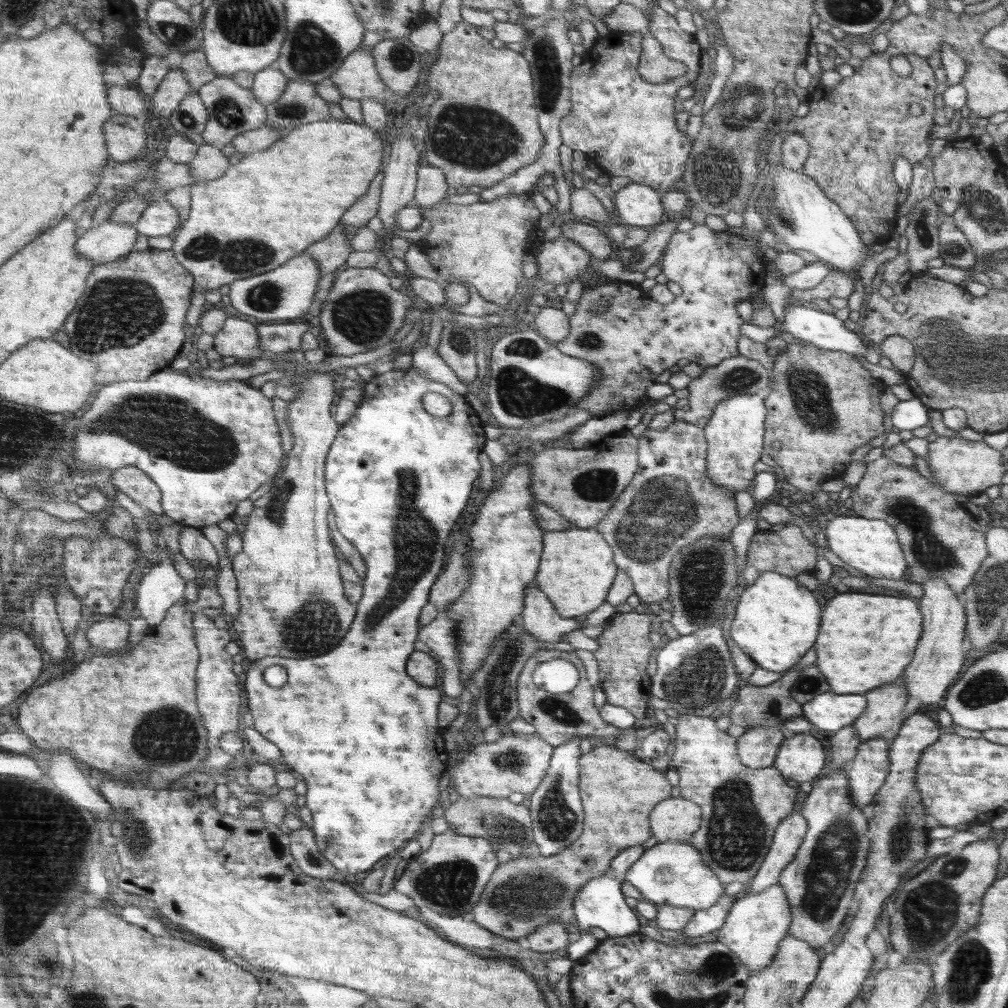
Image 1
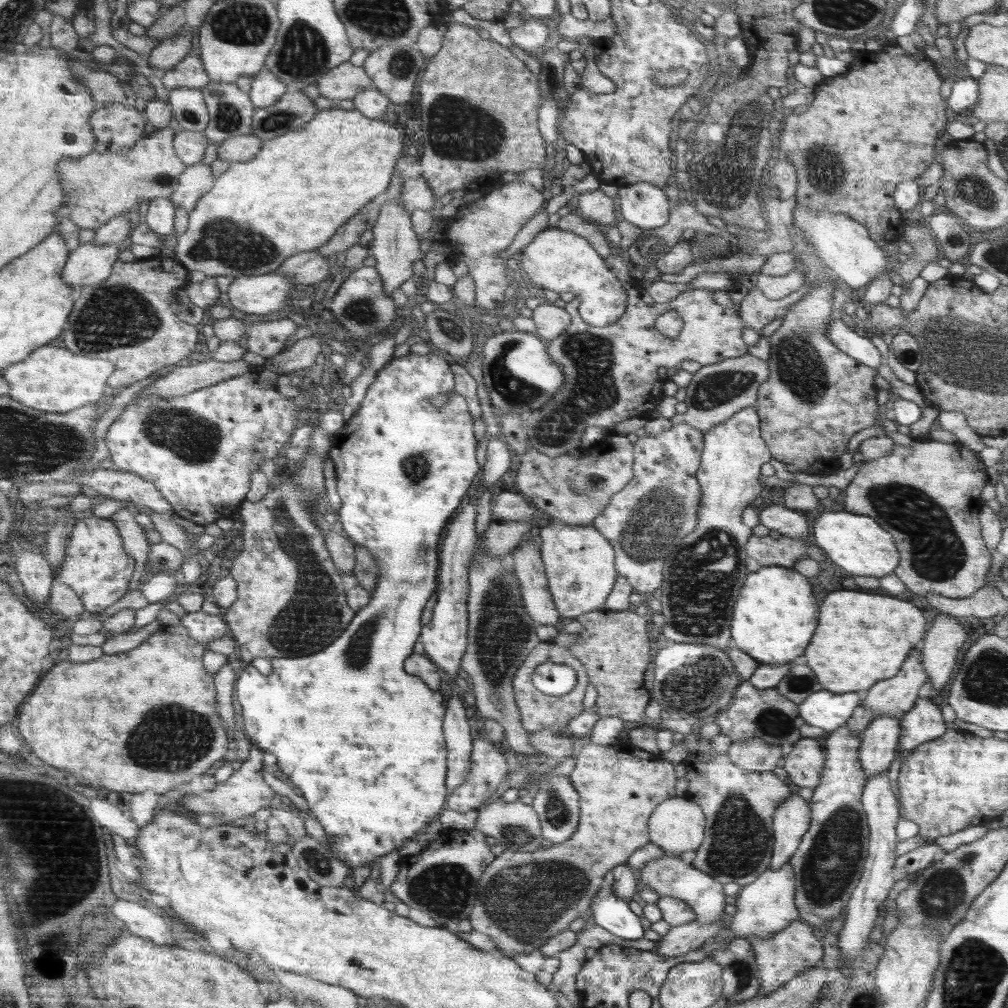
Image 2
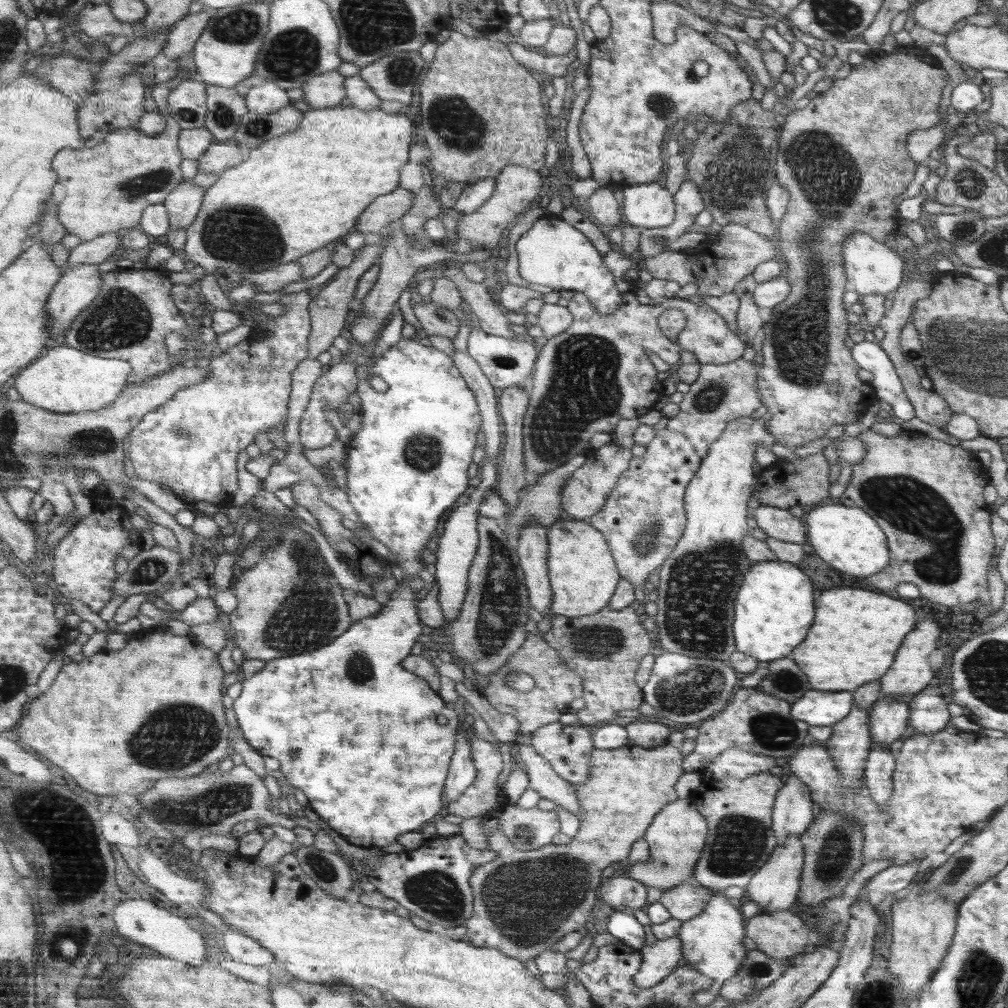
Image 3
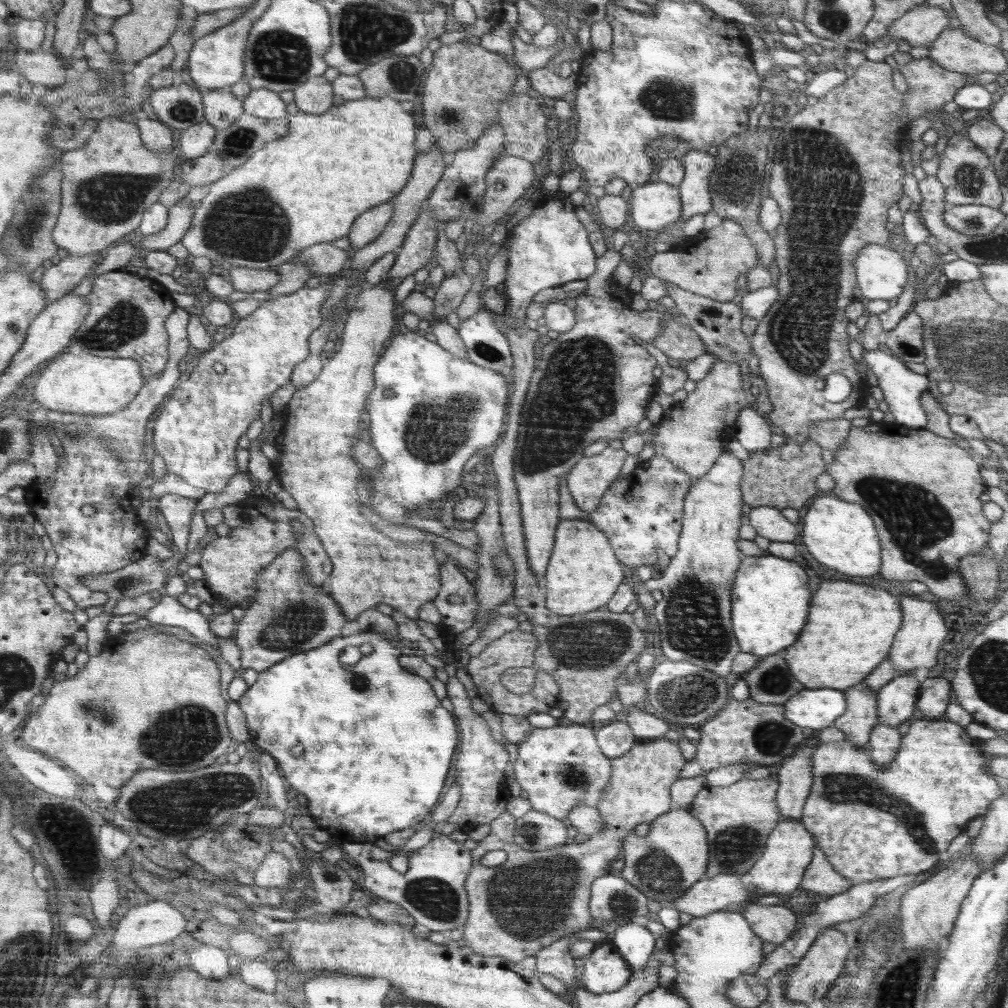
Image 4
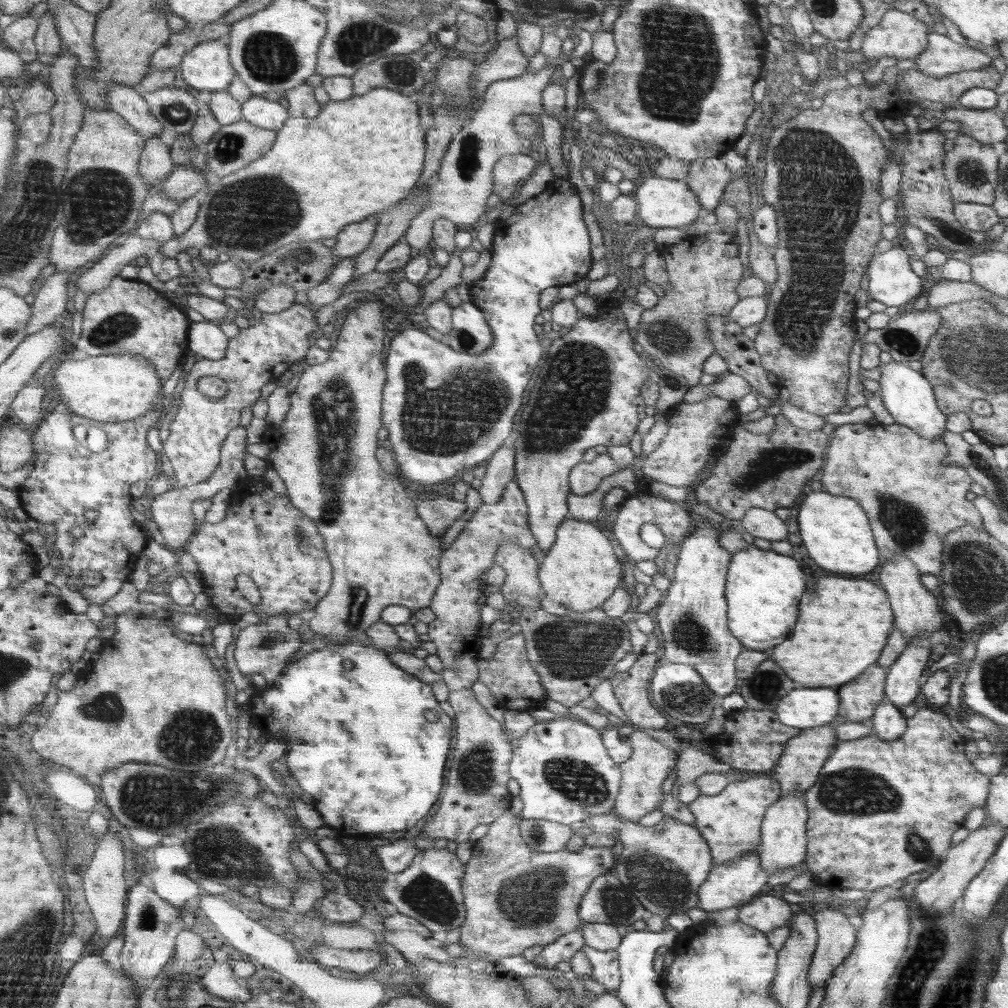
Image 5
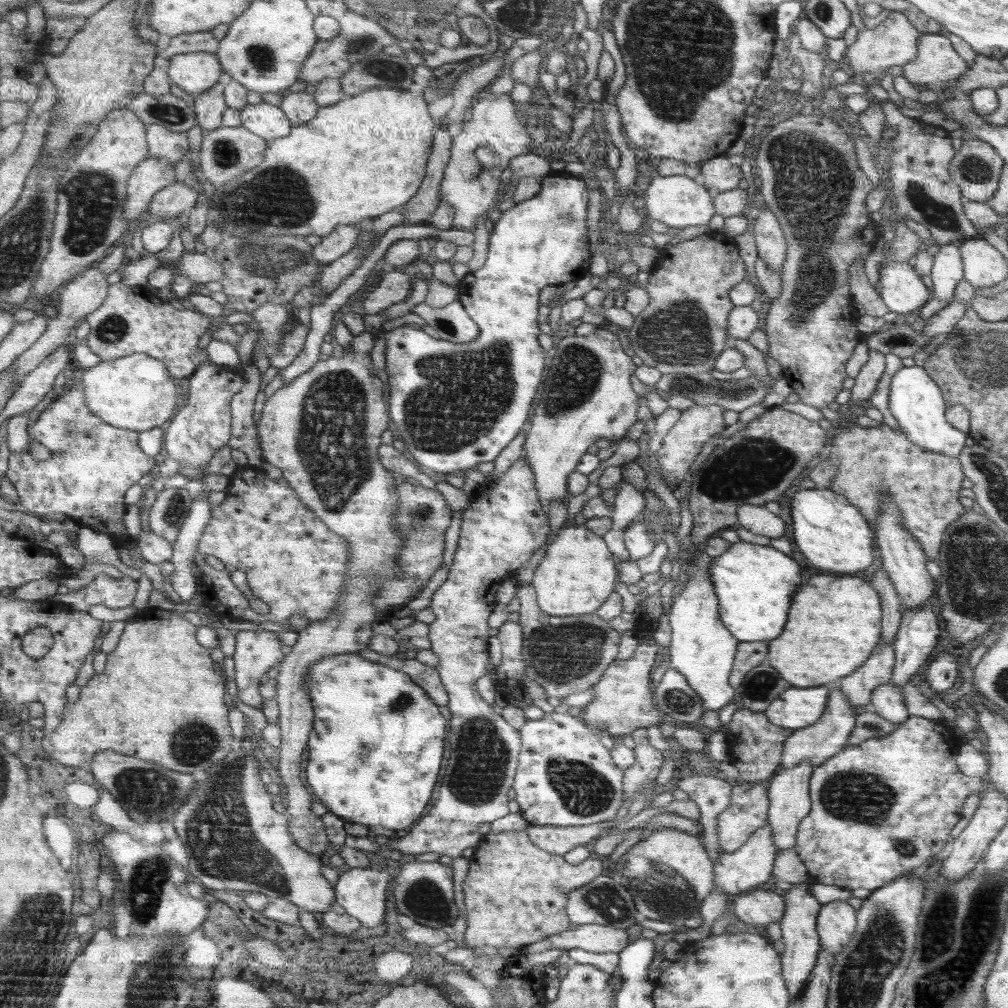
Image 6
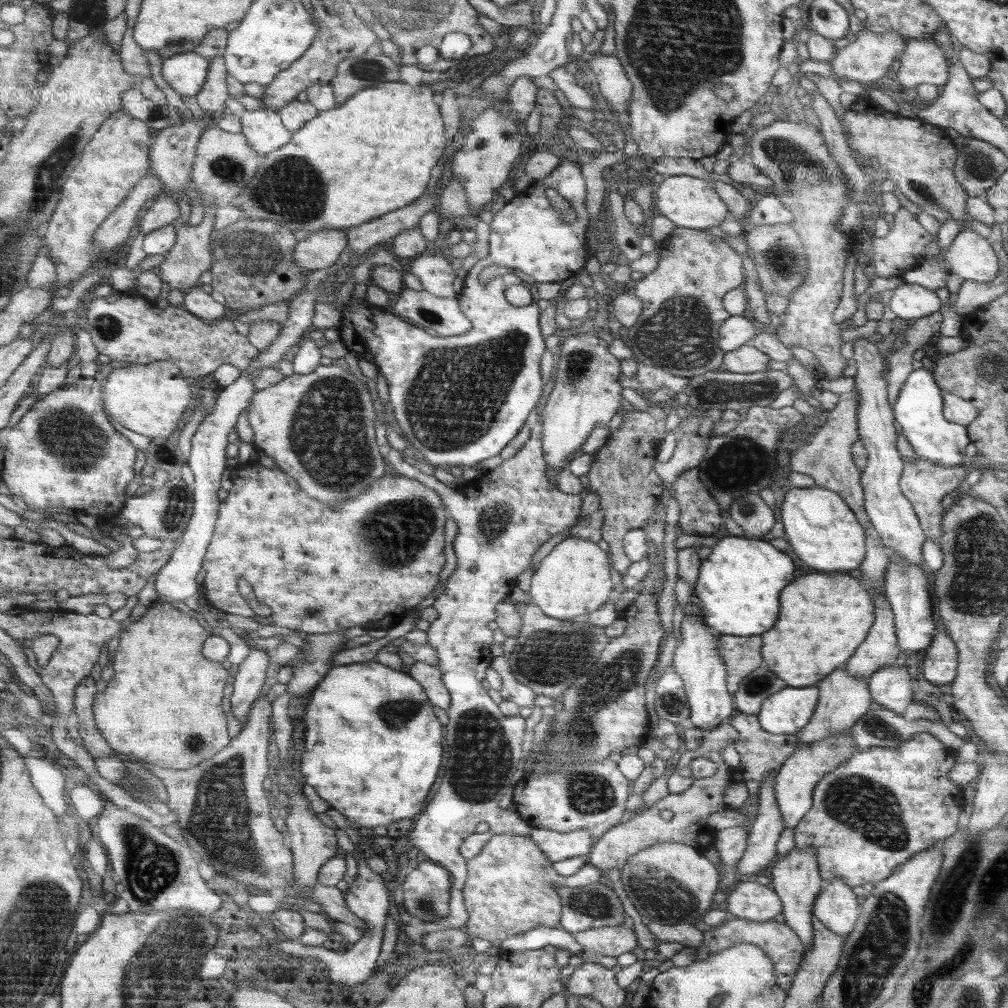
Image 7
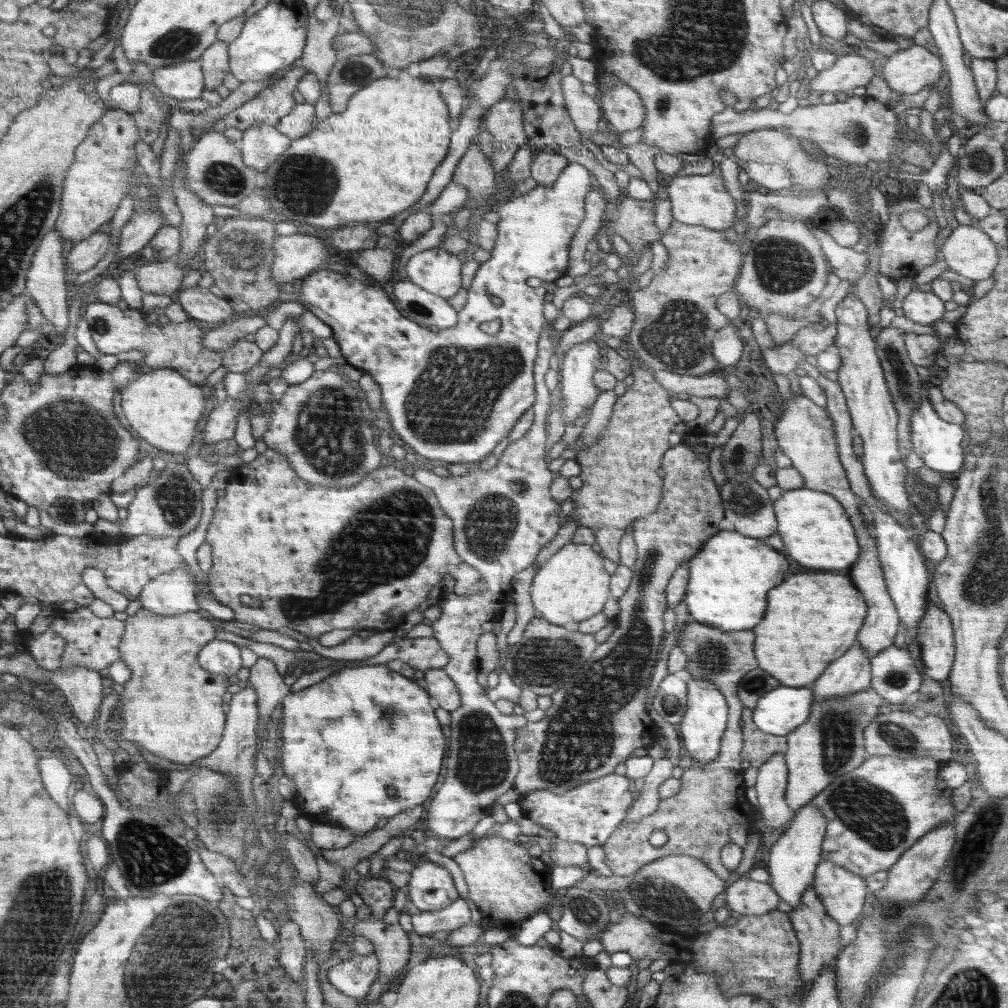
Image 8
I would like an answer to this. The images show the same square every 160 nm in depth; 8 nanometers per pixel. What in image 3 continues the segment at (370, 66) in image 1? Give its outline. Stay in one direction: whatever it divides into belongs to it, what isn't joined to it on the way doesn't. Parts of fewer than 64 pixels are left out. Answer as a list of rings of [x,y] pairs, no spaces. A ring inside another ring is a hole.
[[[337,70],[313,77],[301,86],[303,92],[301,100],[307,102],[312,109],[336,107],[347,97],[344,88],[345,78]]]

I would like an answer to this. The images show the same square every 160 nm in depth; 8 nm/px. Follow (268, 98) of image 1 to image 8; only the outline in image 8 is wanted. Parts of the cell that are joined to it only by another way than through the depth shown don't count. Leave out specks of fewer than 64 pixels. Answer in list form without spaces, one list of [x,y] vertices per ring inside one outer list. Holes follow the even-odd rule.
[[[261,122],[243,131],[238,146],[245,165],[262,174],[289,148],[291,142],[289,136],[282,134],[277,127]]]

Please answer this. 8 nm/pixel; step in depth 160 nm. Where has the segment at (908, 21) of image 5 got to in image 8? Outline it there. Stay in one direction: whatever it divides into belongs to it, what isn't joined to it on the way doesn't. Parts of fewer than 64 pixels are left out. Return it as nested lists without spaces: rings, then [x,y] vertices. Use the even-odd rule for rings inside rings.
[[[864,53],[839,54],[828,70],[819,72],[810,79],[808,88],[812,99],[816,100],[822,92],[850,94],[857,86],[866,87],[874,75],[872,66],[872,63],[866,60]]]

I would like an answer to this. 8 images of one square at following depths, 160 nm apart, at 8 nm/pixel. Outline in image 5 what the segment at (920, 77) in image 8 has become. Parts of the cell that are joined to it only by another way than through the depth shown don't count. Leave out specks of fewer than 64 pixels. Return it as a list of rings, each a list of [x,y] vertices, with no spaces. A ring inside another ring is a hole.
[[[931,30],[928,46],[915,58],[915,62],[917,70],[936,78],[993,65],[993,60],[985,52],[968,44],[958,44],[935,30]]]

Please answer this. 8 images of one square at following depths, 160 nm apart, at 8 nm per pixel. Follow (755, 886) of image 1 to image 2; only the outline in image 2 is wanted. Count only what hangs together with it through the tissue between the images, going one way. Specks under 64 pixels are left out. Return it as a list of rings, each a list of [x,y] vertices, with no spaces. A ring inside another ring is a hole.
[[[797,792],[786,798],[778,806],[773,816],[773,834],[776,845],[773,847],[773,857],[770,869],[778,870],[797,853],[802,838],[812,825],[812,811],[809,802],[802,799]]]

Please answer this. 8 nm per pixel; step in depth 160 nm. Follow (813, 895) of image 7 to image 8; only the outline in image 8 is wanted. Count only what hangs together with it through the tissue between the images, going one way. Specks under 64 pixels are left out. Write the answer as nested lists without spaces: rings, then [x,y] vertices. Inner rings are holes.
[[[810,801],[798,810],[793,821],[778,832],[778,841],[771,847],[766,867],[771,877],[770,884],[774,886],[774,891],[781,894],[782,900],[793,908],[801,904],[802,896],[817,878],[816,870],[822,859],[826,828],[826,818],[814,802]]]

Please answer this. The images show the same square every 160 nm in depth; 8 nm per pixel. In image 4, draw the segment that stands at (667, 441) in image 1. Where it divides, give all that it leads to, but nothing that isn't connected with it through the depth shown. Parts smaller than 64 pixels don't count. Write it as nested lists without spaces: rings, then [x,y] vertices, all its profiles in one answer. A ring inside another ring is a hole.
[[[654,455],[638,463],[631,474],[618,478],[618,483],[610,487],[610,494],[605,494],[601,505],[587,519],[609,536],[618,560],[628,568],[652,565],[658,560],[658,552],[670,557],[677,553],[684,525],[685,496],[693,482],[669,458]]]

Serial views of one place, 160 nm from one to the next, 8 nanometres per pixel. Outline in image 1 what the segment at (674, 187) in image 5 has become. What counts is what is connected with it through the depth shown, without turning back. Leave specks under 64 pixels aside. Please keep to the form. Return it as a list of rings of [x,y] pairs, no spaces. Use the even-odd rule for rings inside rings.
[[[630,183],[615,192],[612,201],[625,226],[653,227],[665,215],[662,214],[660,194],[650,185]]]

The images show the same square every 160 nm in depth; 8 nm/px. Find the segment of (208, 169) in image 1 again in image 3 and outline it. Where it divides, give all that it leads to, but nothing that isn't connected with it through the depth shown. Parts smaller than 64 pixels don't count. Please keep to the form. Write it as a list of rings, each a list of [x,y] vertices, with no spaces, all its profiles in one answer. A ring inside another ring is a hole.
[[[185,179],[169,194],[163,202],[169,213],[169,230],[176,232],[179,228],[187,229],[200,210],[205,188]]]

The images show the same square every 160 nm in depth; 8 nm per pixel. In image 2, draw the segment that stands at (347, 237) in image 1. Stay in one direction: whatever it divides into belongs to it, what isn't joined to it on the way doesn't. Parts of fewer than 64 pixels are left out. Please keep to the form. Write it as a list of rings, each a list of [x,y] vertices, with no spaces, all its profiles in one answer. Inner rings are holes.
[[[317,249],[293,254],[275,272],[289,274],[296,285],[313,285],[333,276],[328,257],[319,254]]]

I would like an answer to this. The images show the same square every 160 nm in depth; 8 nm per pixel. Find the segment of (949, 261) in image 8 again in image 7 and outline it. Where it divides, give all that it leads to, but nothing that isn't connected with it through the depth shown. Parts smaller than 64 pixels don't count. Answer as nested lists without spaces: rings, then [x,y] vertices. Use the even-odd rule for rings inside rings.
[[[965,227],[956,238],[949,244],[943,258],[948,262],[950,272],[958,274],[963,280],[989,283],[994,280],[998,272],[998,257],[986,237],[976,233],[972,228]]]

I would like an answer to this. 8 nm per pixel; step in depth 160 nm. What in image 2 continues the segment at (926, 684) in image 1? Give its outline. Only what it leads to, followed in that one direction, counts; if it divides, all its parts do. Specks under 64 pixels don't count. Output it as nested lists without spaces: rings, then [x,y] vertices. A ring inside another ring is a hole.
[[[948,614],[938,616],[920,648],[923,669],[929,678],[928,682],[931,681],[935,689],[946,686],[950,674],[954,672],[958,652],[968,636],[956,620],[960,622],[962,619],[952,618]]]

